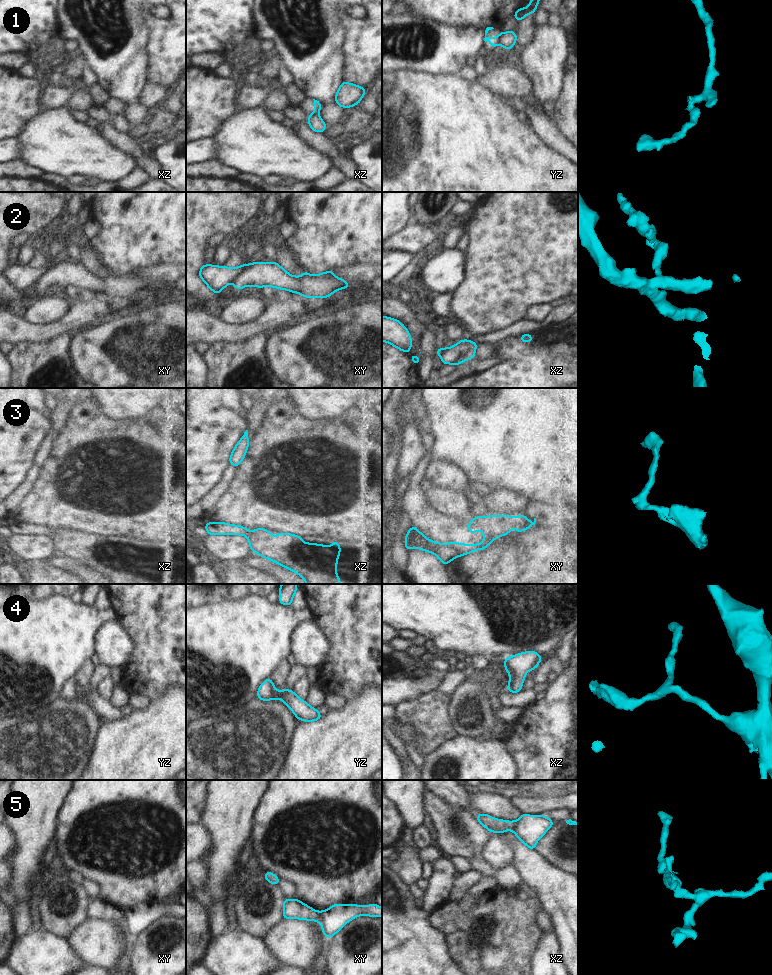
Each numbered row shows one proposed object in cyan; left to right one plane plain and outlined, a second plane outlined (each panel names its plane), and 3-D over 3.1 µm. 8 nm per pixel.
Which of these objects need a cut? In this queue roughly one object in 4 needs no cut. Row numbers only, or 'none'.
1, 2, 3, 5

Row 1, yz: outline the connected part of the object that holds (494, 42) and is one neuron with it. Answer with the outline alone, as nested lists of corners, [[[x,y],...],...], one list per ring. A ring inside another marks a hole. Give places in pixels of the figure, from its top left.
[[[487,27],[486,30],[485,30],[485,38],[484,38],[484,41],[489,41],[490,42],[490,45],[492,47],[498,47],[498,44],[500,43],[500,35],[502,34],[502,32],[500,31],[500,34],[495,37],[495,38],[492,38],[492,37],[489,37],[487,38],[486,35],[488,33],[489,30],[492,30],[494,29],[493,27]]]

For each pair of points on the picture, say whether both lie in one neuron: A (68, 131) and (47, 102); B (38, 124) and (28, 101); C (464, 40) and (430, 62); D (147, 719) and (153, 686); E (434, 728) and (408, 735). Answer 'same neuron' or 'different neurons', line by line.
A: different neurons
B: different neurons
C: same neuron
D: different neurons
E: different neurons

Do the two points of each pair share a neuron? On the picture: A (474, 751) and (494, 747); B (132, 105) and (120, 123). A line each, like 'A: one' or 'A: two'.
A: one
B: two

